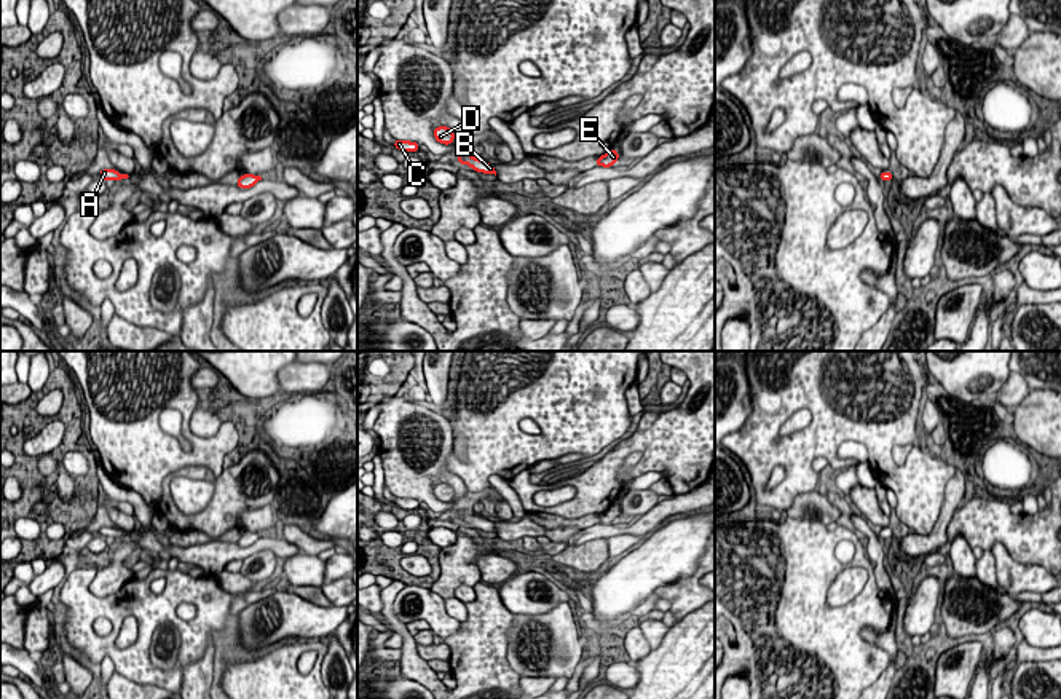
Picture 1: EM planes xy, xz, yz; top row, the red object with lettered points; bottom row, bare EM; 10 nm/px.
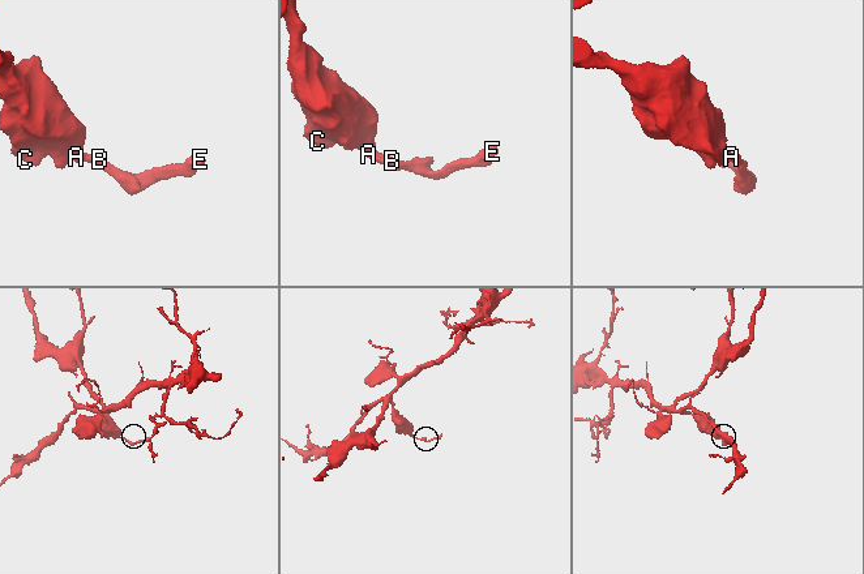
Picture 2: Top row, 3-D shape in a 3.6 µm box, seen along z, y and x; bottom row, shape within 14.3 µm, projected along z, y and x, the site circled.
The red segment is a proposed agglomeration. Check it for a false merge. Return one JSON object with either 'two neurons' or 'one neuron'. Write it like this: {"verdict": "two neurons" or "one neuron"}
{"verdict": "one neuron"}

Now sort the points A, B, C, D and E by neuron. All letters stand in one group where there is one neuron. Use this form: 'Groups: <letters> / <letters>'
Groups: A B C D E

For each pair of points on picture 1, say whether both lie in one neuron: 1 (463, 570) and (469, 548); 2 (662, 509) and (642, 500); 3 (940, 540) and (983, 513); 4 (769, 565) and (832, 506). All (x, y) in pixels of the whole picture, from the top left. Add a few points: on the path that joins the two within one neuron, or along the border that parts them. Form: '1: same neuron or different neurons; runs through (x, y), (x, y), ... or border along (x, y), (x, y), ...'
1: same neuron; runs through (463, 565), (465, 552)
2: different neurons; border along (659, 501), (629, 521)
3: different neurons; border along (959, 506), (948, 525), (948, 540)
4: different neurons; border along (798, 517), (812, 514), (825, 525)

